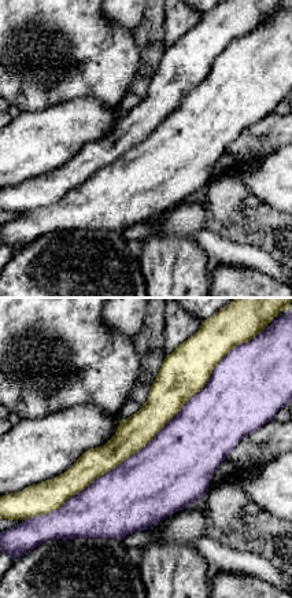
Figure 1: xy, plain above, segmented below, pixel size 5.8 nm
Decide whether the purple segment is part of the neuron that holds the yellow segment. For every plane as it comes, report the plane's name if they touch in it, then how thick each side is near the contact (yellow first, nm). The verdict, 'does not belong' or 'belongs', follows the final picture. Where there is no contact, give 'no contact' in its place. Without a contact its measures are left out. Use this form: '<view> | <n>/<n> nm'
xy | 200/440 nm

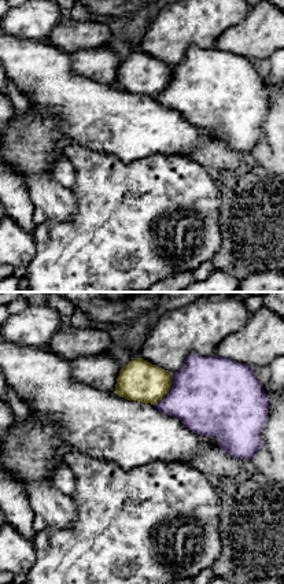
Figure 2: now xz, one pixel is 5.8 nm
xz | 240/460 nm

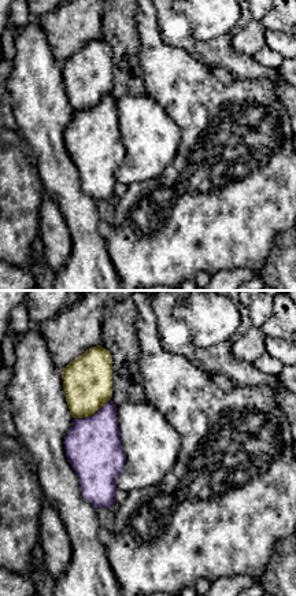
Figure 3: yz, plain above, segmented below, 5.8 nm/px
yz | 280/320 nm

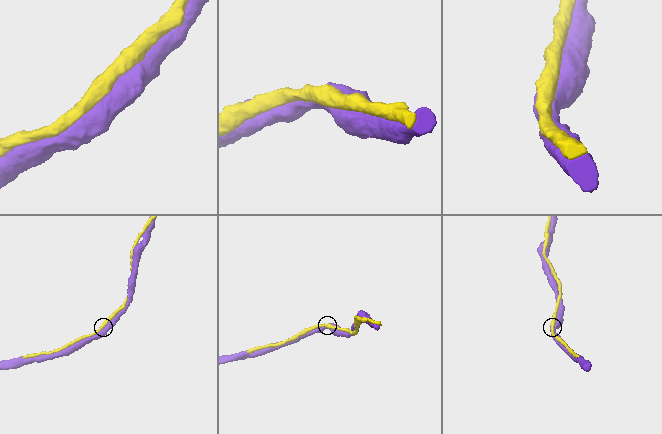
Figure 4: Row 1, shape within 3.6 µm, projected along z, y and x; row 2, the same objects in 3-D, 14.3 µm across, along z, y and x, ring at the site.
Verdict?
belongs

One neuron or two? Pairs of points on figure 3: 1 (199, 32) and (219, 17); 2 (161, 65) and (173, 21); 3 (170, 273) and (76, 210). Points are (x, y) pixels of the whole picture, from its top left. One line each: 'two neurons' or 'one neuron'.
1: one neuron
2: two neurons
3: two neurons

